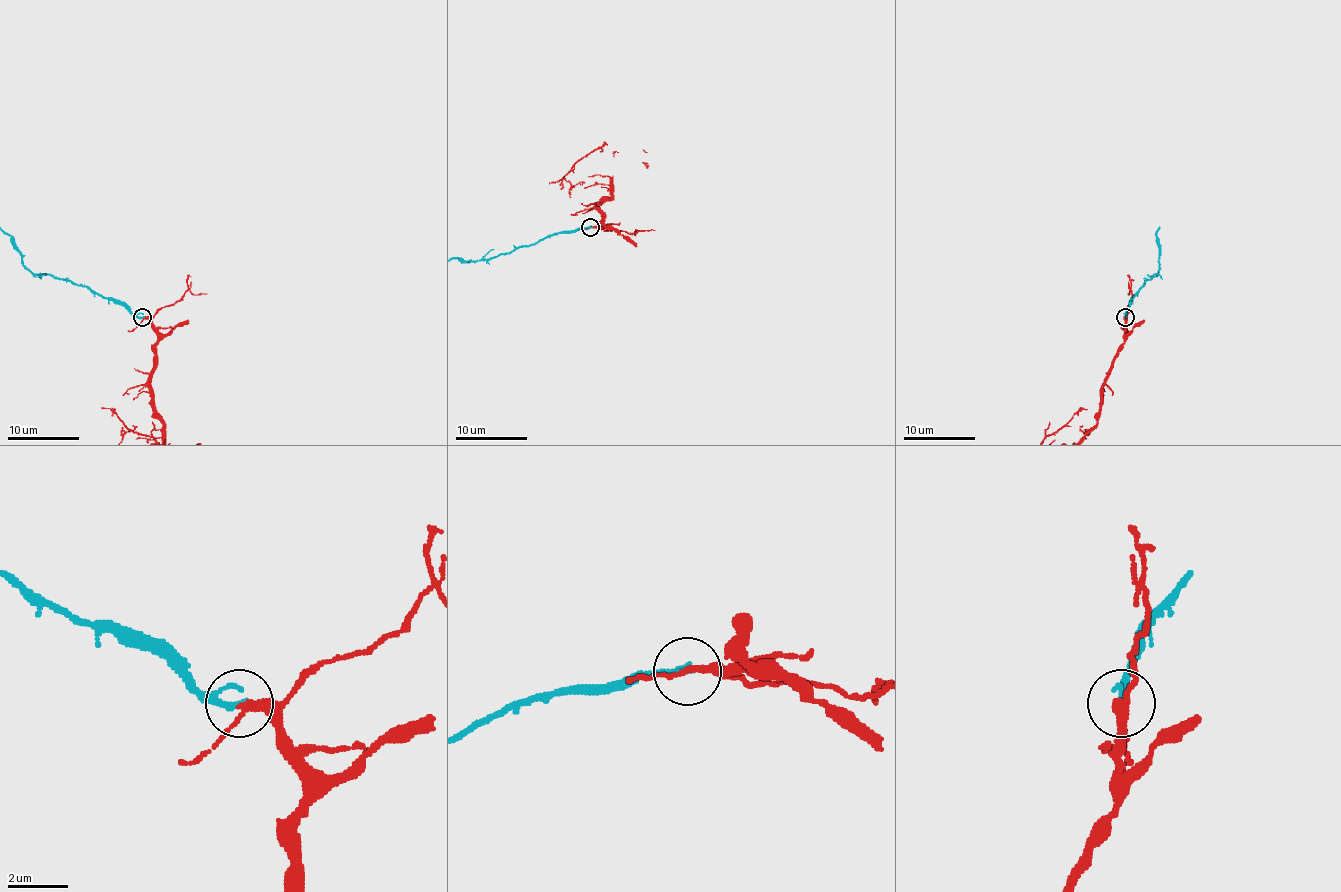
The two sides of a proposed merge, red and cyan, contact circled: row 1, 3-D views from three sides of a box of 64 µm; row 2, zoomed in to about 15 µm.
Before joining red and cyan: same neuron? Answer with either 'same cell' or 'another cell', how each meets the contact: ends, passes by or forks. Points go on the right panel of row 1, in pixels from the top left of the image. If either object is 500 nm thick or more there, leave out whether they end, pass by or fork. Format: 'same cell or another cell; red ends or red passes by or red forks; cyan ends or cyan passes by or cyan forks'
same cell; red passes by; cyan passes by

